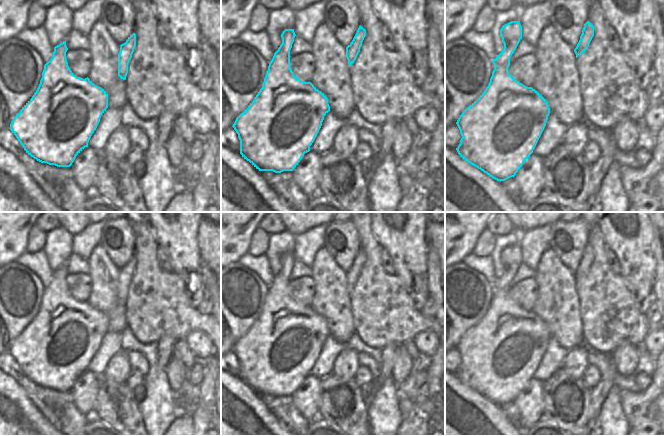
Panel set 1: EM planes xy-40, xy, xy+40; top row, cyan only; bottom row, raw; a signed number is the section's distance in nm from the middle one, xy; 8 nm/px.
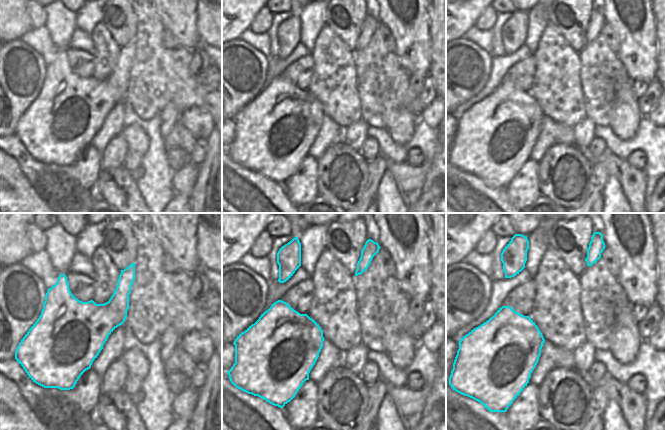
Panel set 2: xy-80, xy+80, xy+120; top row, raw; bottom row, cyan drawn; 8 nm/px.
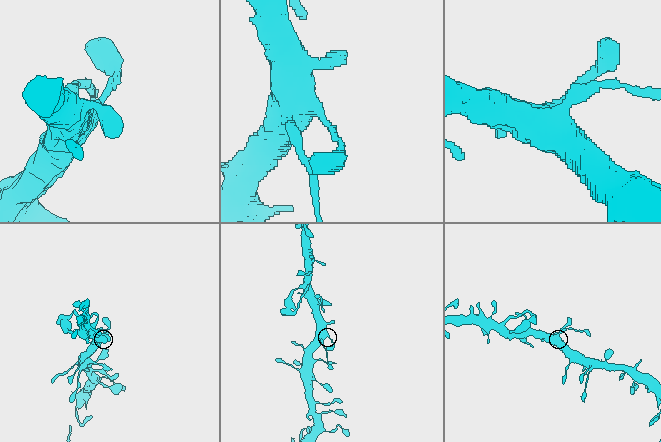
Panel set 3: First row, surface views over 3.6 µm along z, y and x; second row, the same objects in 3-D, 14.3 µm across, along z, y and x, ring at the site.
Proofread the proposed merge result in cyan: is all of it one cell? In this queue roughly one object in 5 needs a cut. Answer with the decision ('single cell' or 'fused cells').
single cell

